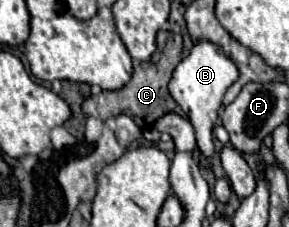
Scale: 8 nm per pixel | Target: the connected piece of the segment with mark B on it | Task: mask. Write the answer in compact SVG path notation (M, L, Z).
M210 40L194 42L186 60L182 60L172 74L170 94L178 102L178 106L188 114L188 118L196 130L196 142L202 152L204 166L210 166L210 154L214 150L212 128L214 128L214 120L218 116L218 110L222 106L222 98L224 98L226 90L238 78L240 78L240 72L236 68L236 62L220 48L220 44L212 44Z

